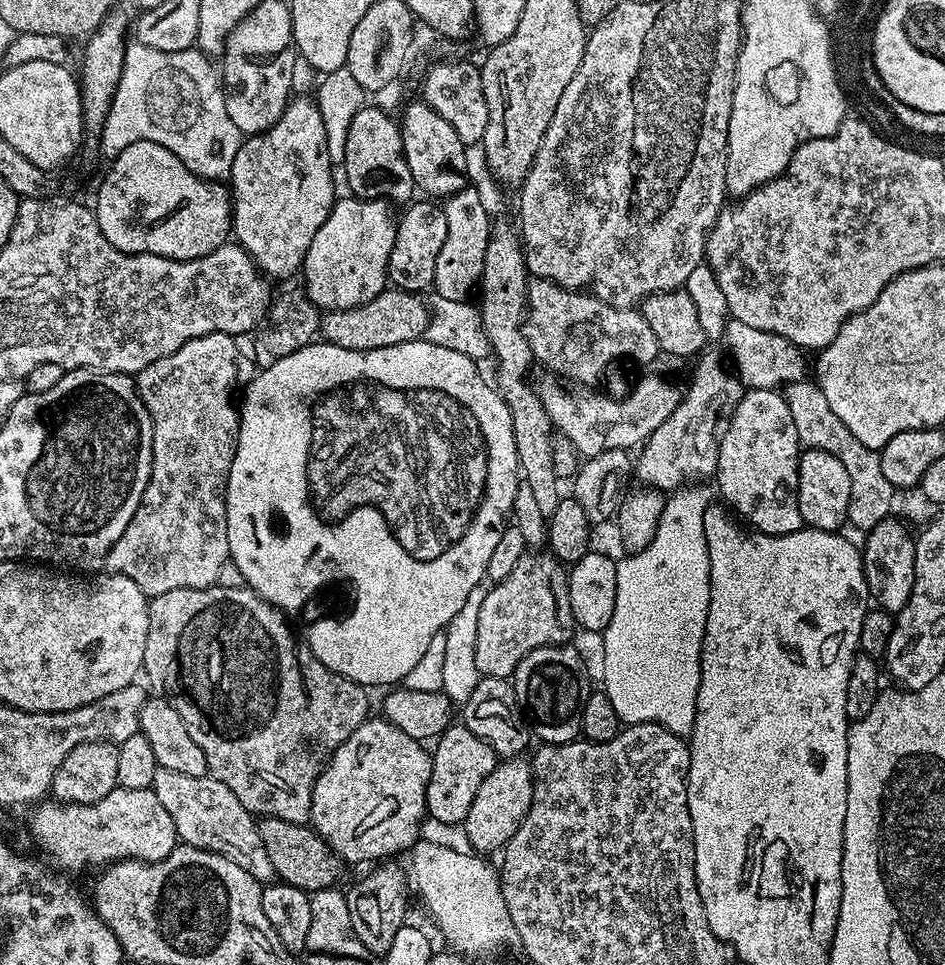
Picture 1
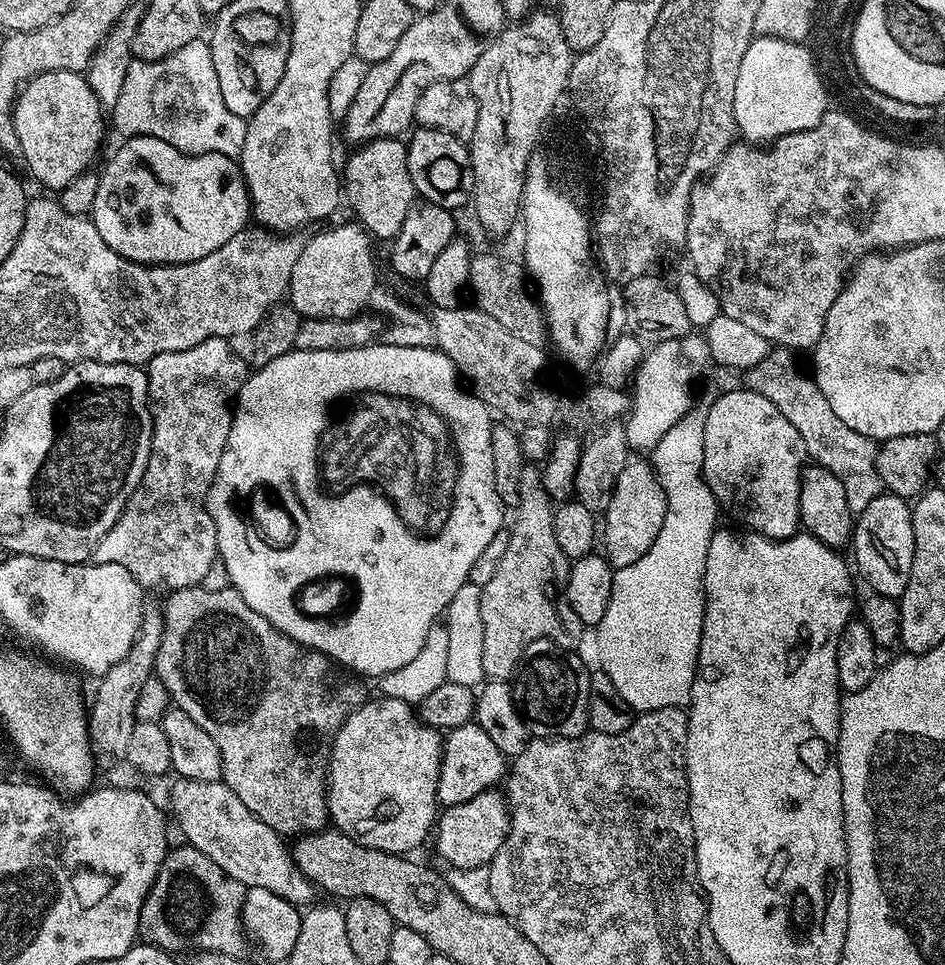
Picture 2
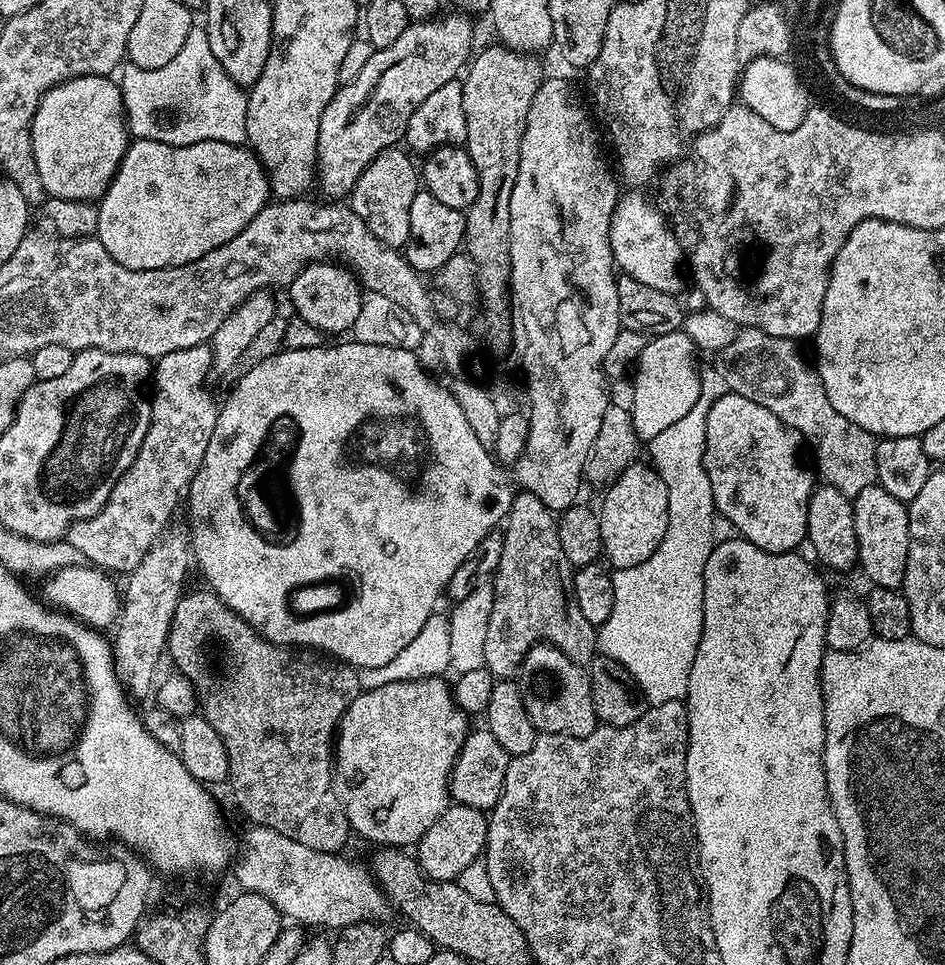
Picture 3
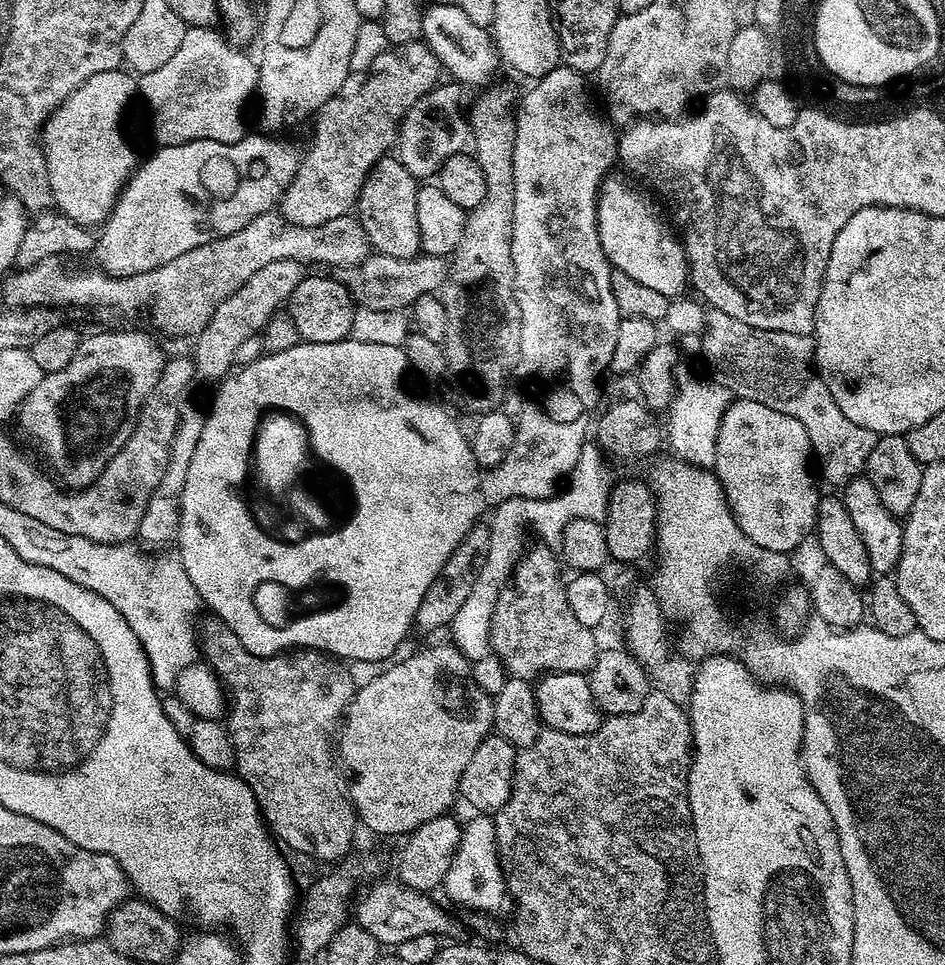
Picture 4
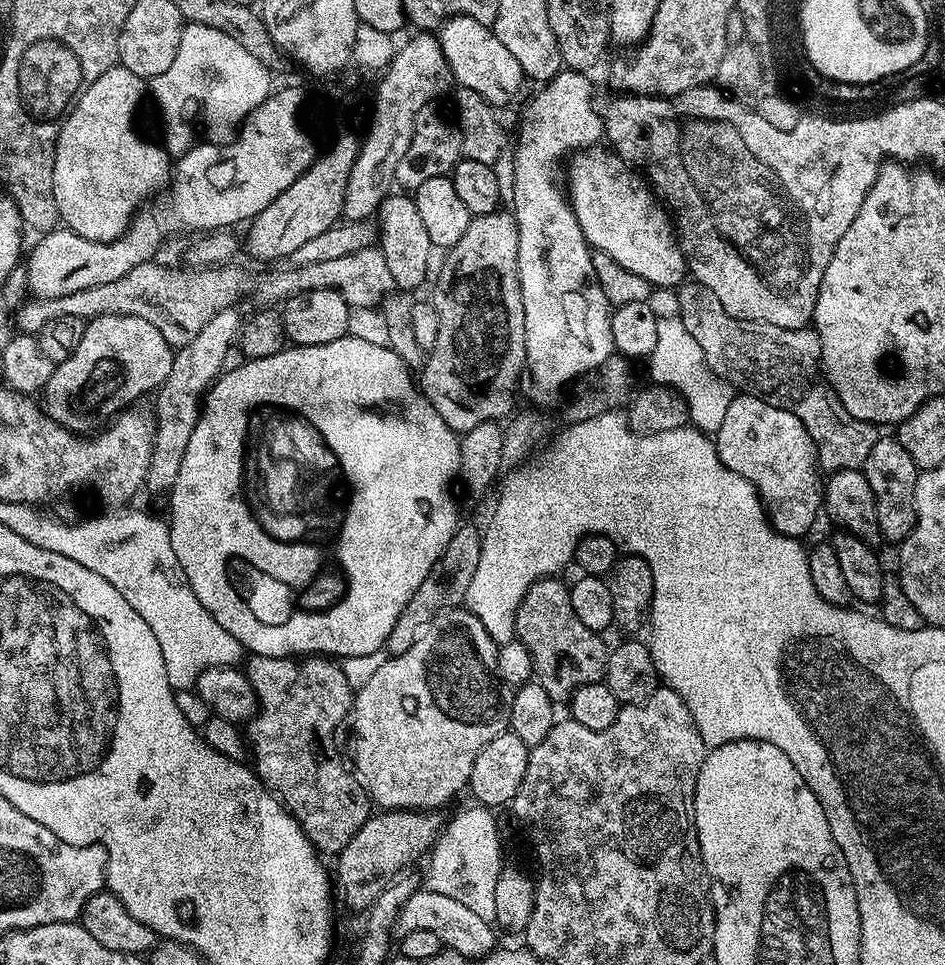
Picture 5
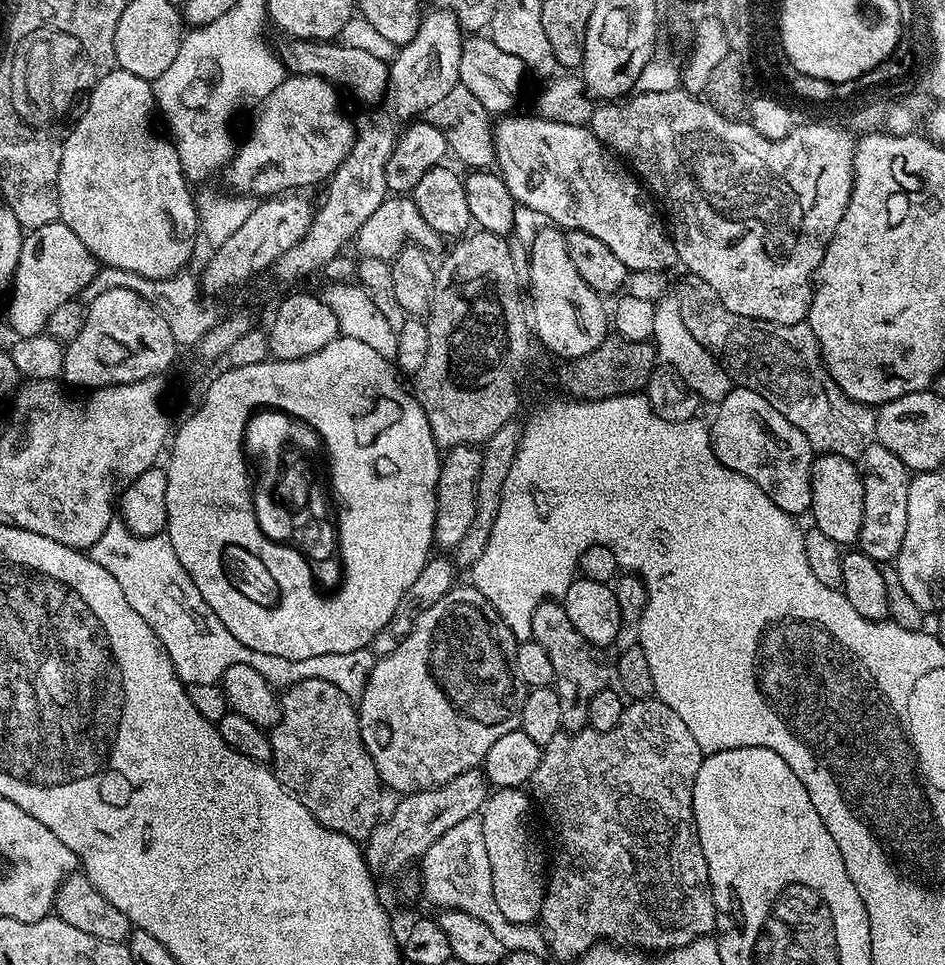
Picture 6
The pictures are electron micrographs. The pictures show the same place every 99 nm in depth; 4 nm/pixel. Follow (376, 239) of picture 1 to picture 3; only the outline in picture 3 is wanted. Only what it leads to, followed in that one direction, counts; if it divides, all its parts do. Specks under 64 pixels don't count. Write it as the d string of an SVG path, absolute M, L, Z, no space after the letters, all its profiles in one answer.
M336 262L308 264L292 279L292 283L287 285L286 292L292 299L291 311L295 315L306 318L306 322L310 322L310 326L314 326L319 332L325 334L331 334L331 332L351 333L354 318L358 318L358 310L362 306L360 281L347 267Z

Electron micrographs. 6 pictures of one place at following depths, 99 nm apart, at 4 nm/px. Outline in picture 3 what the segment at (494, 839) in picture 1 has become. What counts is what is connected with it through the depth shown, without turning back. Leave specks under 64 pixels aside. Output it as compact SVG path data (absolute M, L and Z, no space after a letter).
M455 802L422 834L419 844L415 845L414 855L421 873L429 880L459 881L462 870L481 859L488 841L488 816L481 809Z

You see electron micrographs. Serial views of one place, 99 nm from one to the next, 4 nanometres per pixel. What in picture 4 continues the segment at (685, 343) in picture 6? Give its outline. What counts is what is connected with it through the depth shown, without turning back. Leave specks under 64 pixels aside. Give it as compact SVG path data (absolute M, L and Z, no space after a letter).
M719 379L688 380L679 385L678 393L667 409L666 444L672 447L677 457L697 466L708 466L716 459L718 426L732 404L734 393Z

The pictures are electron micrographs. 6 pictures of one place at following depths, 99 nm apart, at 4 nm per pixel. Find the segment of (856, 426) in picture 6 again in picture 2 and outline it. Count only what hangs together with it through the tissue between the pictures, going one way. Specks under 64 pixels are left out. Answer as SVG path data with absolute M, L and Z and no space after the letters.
M779 346L773 347L768 356L762 358L757 365L747 369L743 373L743 383L751 392L762 394L782 410L782 415L788 419L802 434L804 451L812 456L819 467L830 470L842 486L846 486L846 502L850 502L850 510L853 514L859 514L870 506L874 498L878 498L882 491L880 475L876 469L877 441L870 439L866 434L858 434L858 430L850 430L834 409L830 402L826 402L826 394L818 390L815 379L806 377L800 373L796 360L791 351Z

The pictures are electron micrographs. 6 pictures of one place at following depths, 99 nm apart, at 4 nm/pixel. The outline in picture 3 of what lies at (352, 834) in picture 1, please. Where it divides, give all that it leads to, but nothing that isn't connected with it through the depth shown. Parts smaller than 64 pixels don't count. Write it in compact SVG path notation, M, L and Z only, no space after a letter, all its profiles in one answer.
M427 676L421 680L407 680L406 682L390 682L386 686L378 686L378 690L369 692L361 691L360 695L350 702L345 710L344 717L340 720L338 731L334 736L334 780L338 785L338 795L342 801L342 807L348 819L349 829L368 840L373 840L376 846L415 846L419 844L422 834L434 826L434 822L446 811L450 803L450 781L452 779L452 767L458 758L458 754L464 745L464 739L470 731L469 713L464 712L456 705L456 698L449 681L439 676Z

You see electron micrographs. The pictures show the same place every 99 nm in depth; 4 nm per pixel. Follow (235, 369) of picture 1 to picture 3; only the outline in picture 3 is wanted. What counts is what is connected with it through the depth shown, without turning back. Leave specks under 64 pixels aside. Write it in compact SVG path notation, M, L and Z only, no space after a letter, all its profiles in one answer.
M208 344L190 346L186 350L174 350L174 354L166 354L155 361L154 379L150 384L152 417L146 430L146 438L138 450L138 458L130 466L130 470L126 470L124 477L116 483L104 509L96 516L74 522L66 537L68 544L84 555L89 565L105 569L112 574L133 572L173 523L172 515L179 508L181 511L203 464L206 448L210 446L210 434L214 434L218 400L212 397L211 390L204 385L204 376L212 375L212 349Z

